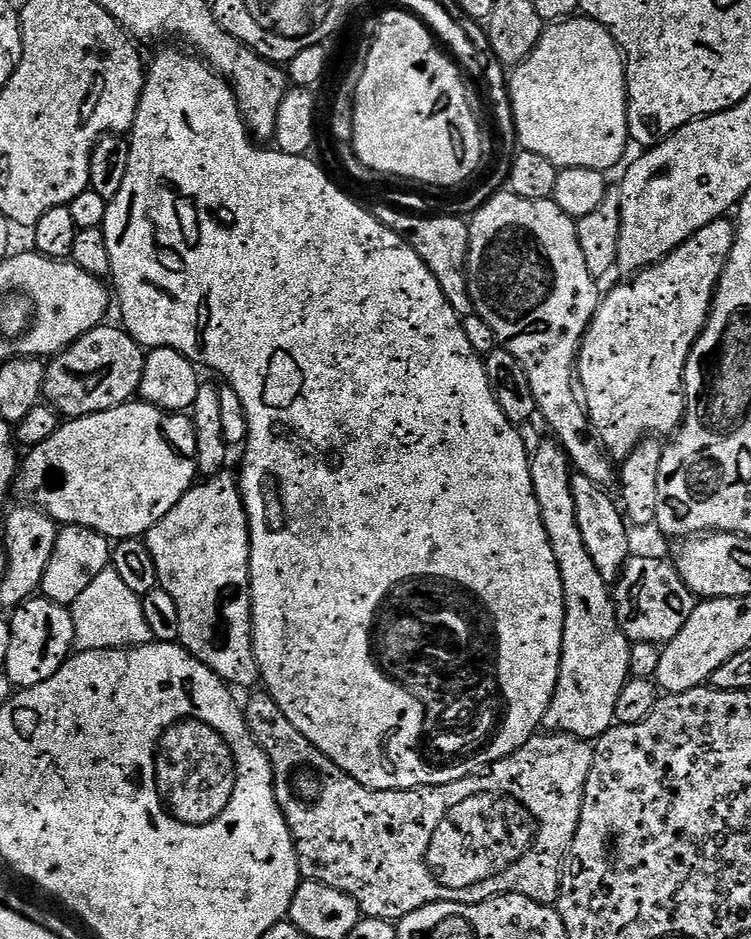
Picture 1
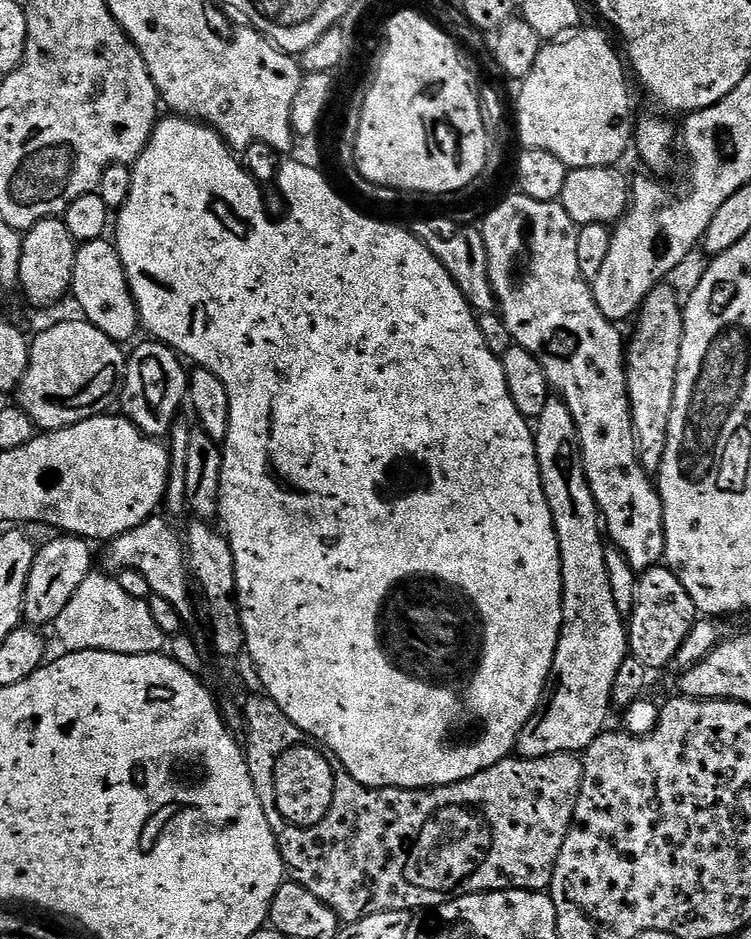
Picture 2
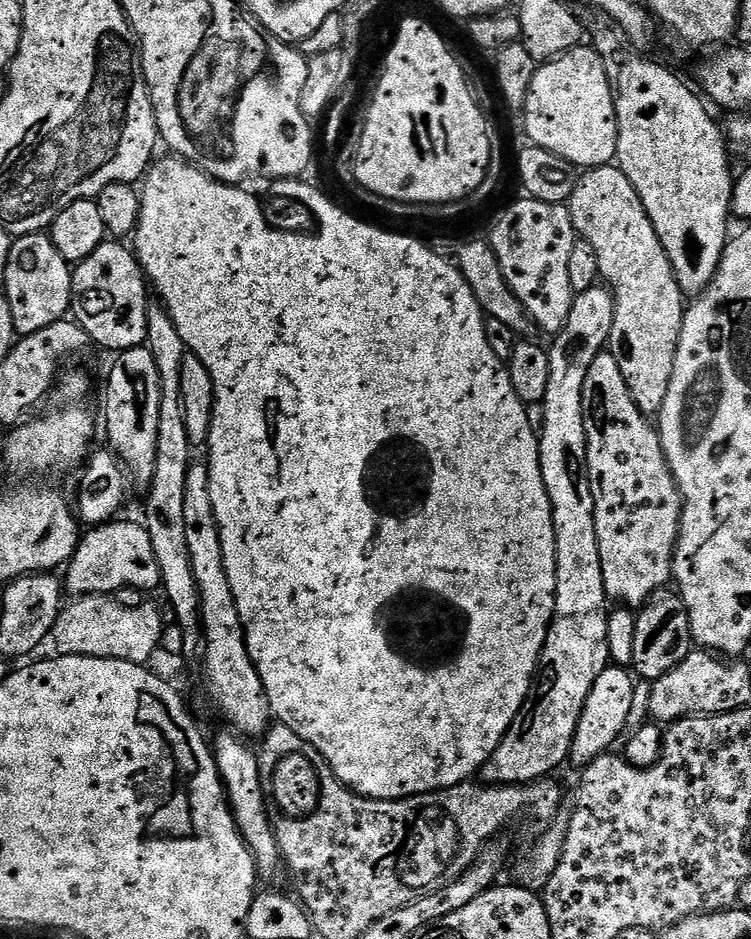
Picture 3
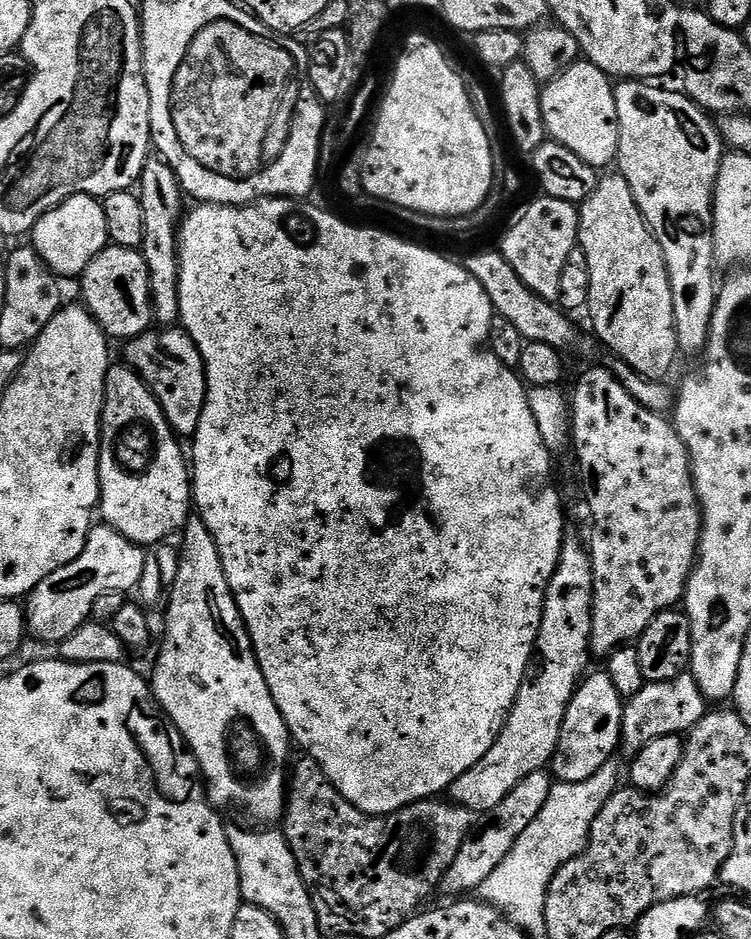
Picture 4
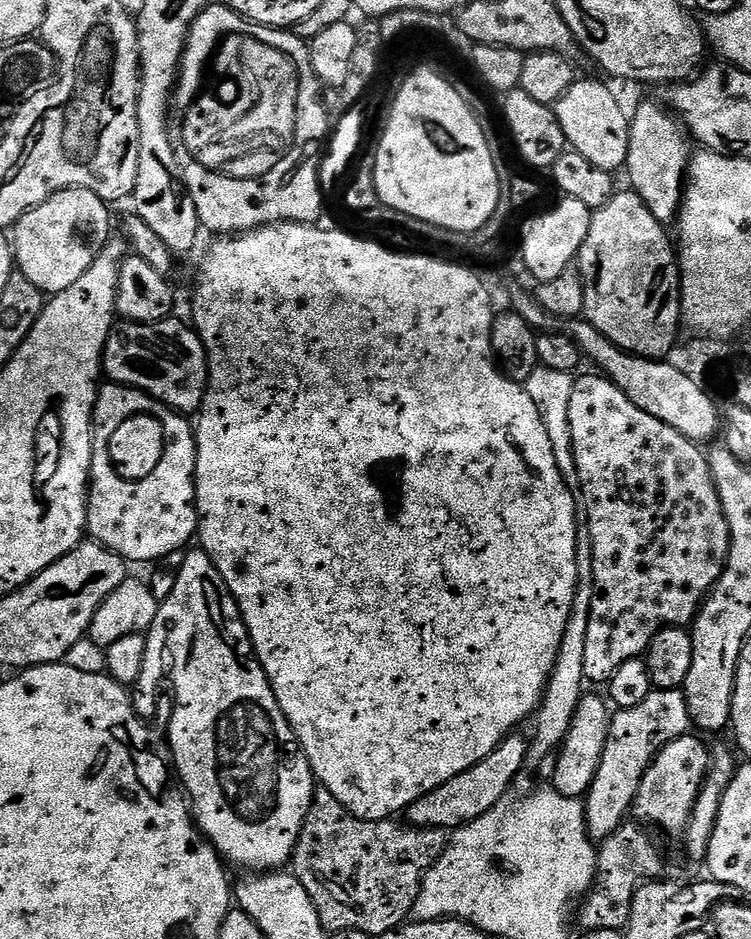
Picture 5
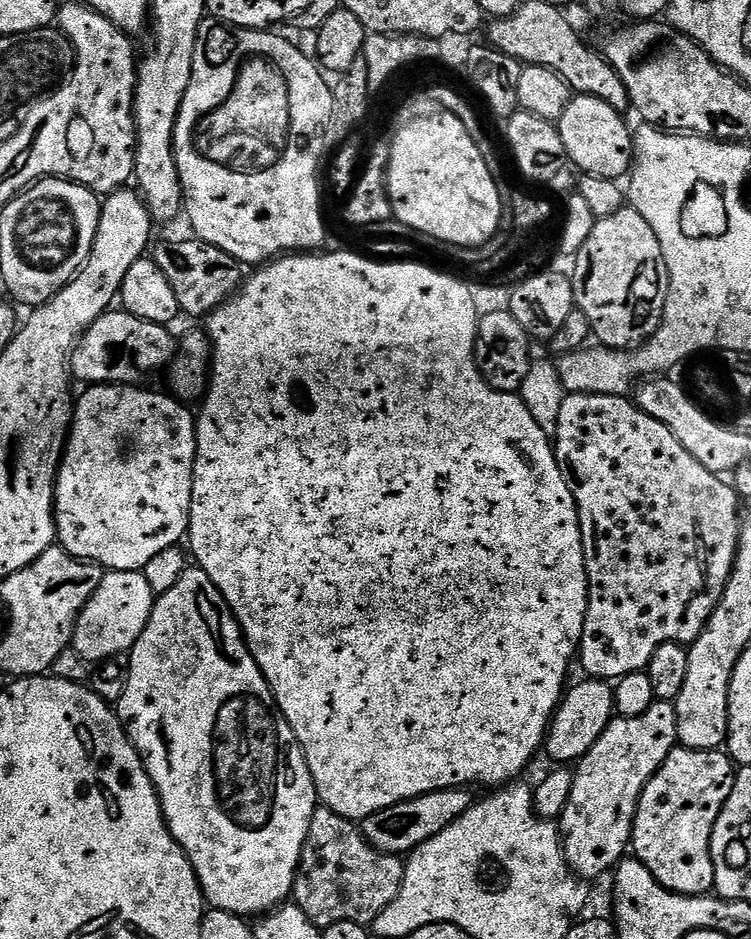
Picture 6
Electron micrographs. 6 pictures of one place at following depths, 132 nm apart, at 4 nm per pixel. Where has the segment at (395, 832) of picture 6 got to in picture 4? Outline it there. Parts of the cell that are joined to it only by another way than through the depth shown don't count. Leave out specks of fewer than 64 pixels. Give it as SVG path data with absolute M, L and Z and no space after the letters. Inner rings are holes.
M572 534L565 535L564 545L560 551L560 561L556 573L550 578L548 589L544 595L542 622L536 635L536 647L532 663L528 665L528 673L524 676L522 686L516 695L514 706L508 712L506 722L490 750L462 778L458 778L447 790L446 796L451 803L461 804L473 814L483 814L494 810L518 782L530 778L530 774L543 772L552 763L552 755L558 746L558 738L562 734L562 722L566 718L566 710L570 706L570 698L576 692L576 685L589 671L590 630L592 629L592 595L594 594L594 574L592 573L592 557L589 549Z

